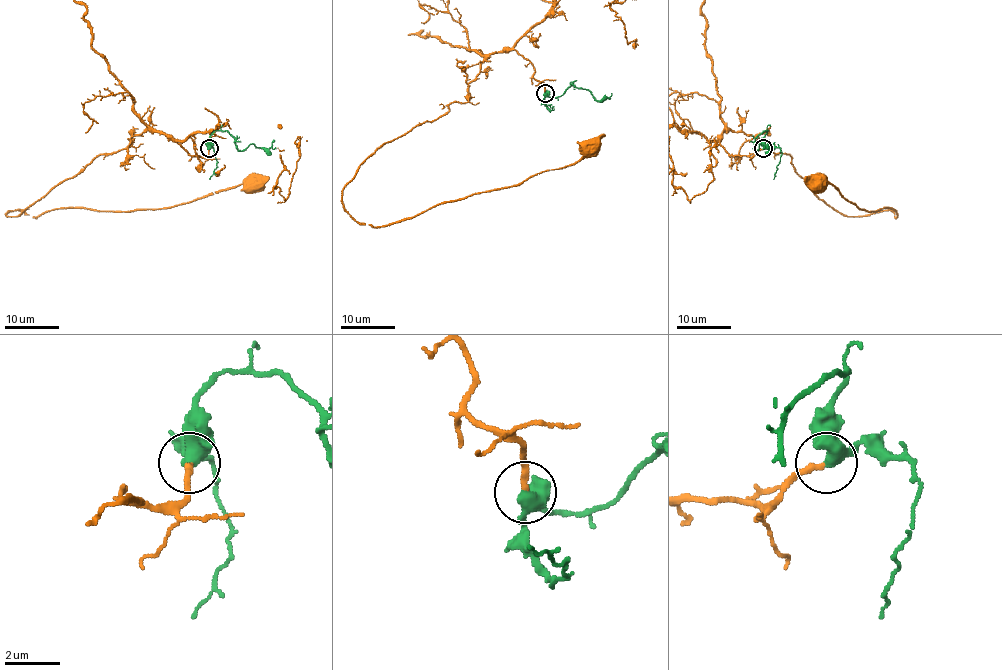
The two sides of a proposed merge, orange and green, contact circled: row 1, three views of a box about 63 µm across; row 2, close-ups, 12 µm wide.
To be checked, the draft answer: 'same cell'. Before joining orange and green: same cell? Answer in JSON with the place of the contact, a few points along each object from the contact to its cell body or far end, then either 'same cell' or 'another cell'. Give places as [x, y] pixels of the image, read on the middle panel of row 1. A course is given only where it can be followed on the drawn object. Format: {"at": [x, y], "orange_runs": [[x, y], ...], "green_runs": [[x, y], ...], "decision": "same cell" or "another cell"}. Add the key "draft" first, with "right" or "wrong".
{"draft": "right", "at": [545, 93], "orange_runs": [[544, 93], [514, 49], [491, 53], [468, 100], [359, 167], [344, 208], [382, 227], [575, 163], [590, 144]], "green_runs": [[544, 93], [551, 97], [562, 94], [570, 85], [588, 90], [598, 101], [611, 98]], "decision": "same cell"}

